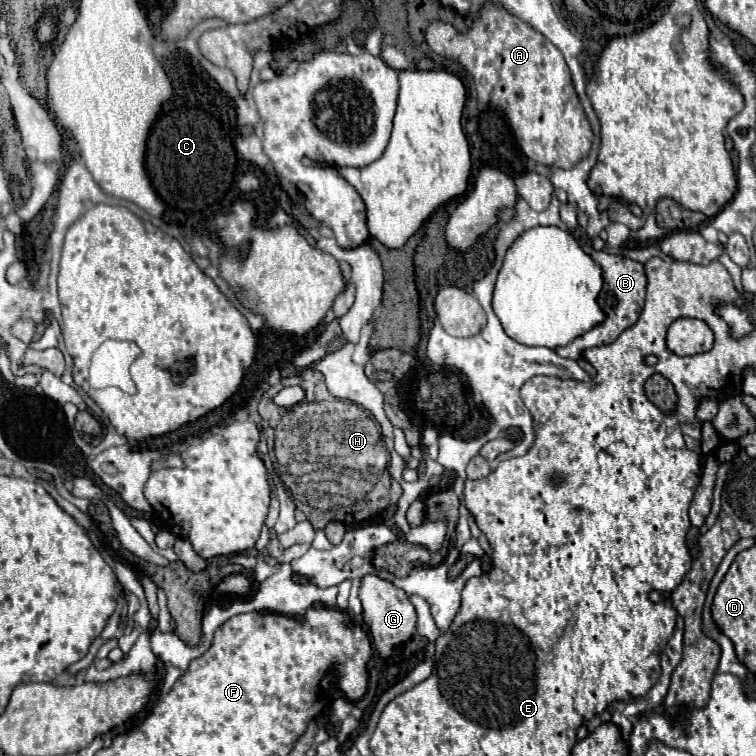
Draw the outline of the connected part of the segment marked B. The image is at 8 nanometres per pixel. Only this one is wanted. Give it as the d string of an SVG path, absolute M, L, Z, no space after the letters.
M592 252L590 256L600 264L600 268L604 272L604 288L600 292L600 306L606 312L606 320L600 326L596 326L590 332L586 332L584 336L578 336L576 340L572 340L568 346L556 348L556 354L562 356L562 358L578 360L582 356L582 352L588 350L588 348L612 344L626 328L630 328L638 320L638 316L640 316L642 308L644 308L648 278L646 278L646 270L644 270L642 262L630 260L626 256L608 254L608 252Z

